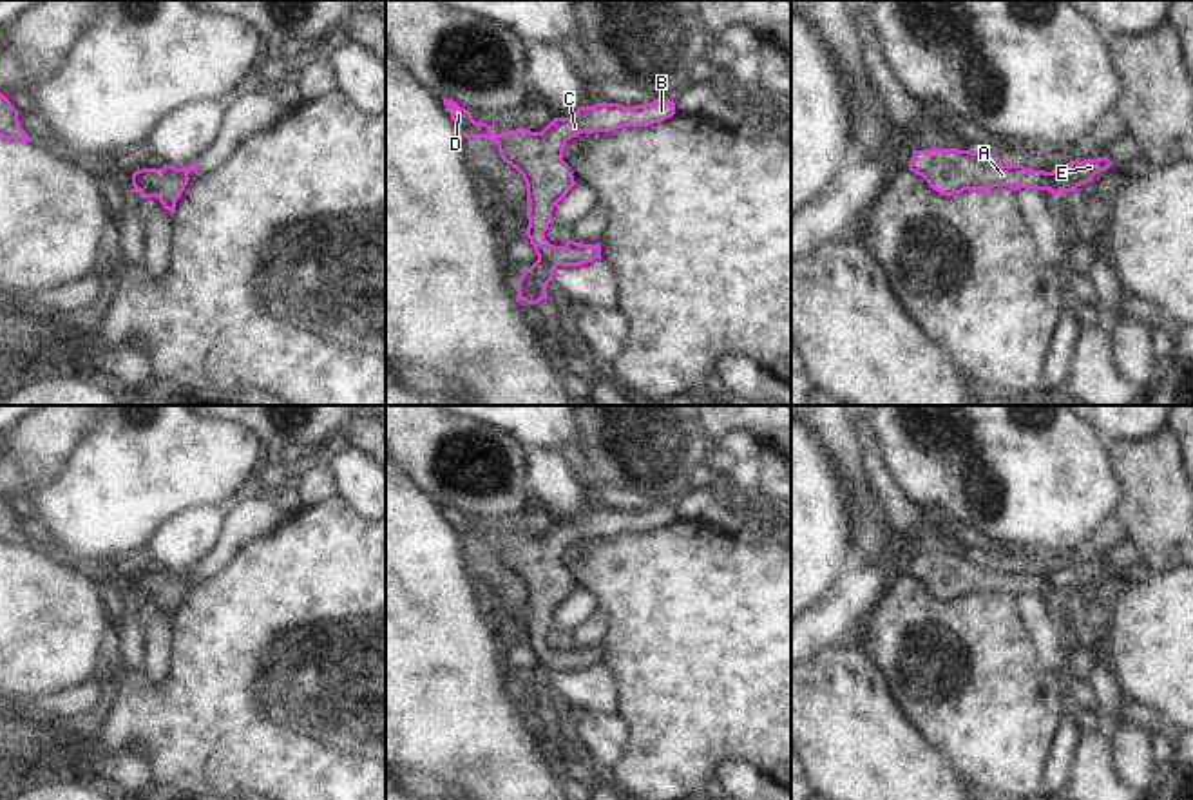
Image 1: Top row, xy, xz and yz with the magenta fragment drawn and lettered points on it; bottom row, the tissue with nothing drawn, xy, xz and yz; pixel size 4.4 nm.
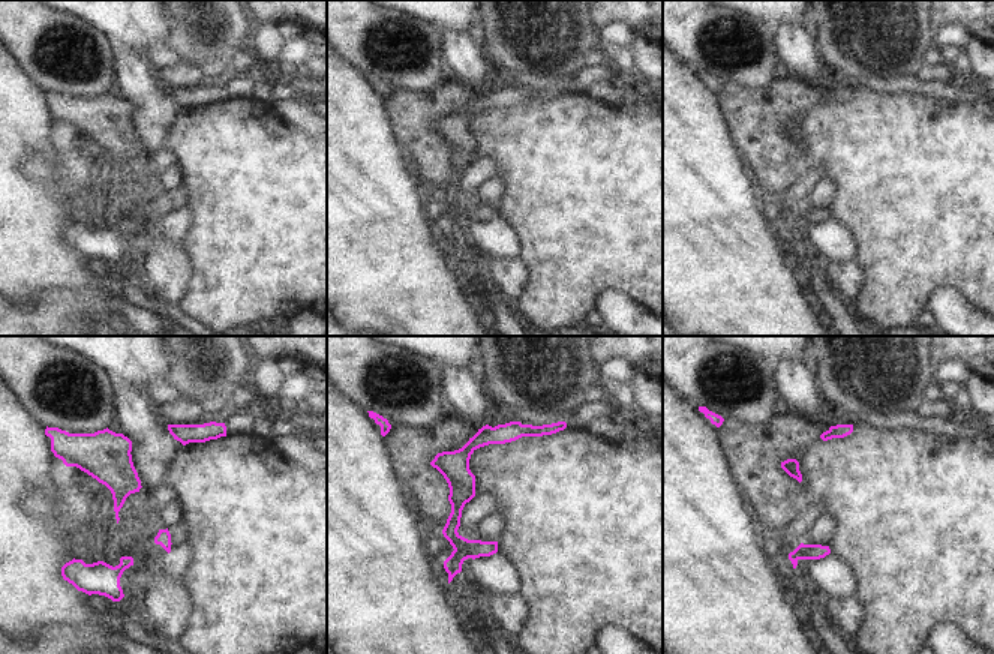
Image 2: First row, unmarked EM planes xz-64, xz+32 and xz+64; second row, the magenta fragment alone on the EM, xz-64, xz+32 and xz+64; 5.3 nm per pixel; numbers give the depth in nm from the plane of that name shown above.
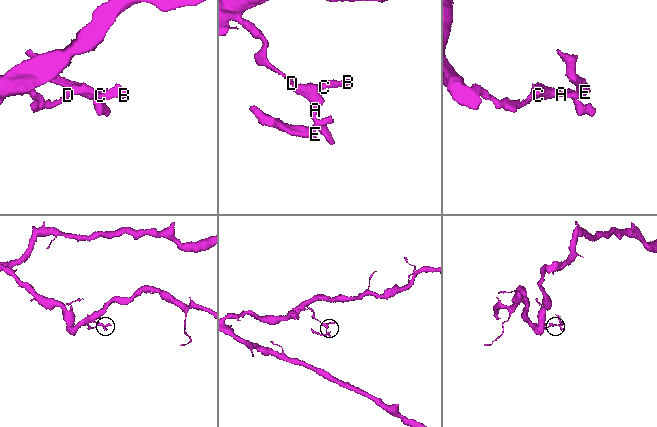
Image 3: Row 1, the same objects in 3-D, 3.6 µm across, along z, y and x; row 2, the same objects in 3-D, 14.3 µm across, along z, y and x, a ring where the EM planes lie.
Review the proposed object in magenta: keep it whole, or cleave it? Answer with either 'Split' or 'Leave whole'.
Split.

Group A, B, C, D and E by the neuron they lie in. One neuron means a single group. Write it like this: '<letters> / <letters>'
A B C D / E

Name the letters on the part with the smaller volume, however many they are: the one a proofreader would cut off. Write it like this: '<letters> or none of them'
E

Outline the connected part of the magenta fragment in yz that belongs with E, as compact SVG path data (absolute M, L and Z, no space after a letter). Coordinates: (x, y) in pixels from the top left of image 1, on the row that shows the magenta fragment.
M1108 156L1099 159L1070 161L1052 170L1052 194L1074 192L1077 186L1093 179L1095 174L1112 167Z

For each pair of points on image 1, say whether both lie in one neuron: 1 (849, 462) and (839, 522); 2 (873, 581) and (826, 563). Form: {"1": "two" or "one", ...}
{"1": "two", "2": "two"}

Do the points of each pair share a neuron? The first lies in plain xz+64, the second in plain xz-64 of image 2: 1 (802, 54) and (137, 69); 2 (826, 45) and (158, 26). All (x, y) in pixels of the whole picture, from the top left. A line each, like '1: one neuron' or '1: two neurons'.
1: one neuron
2: two neurons

